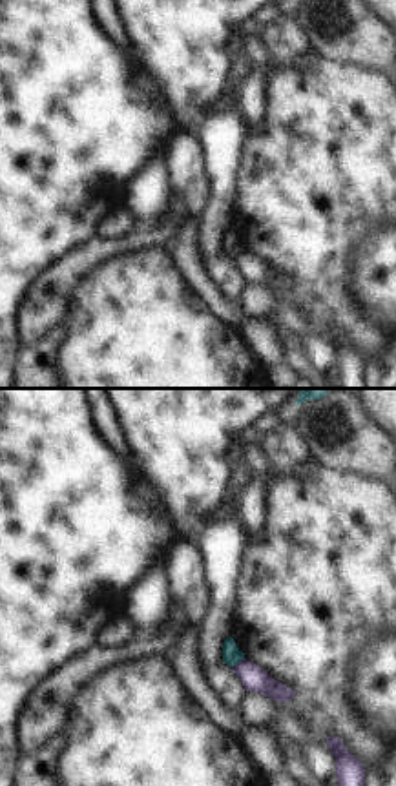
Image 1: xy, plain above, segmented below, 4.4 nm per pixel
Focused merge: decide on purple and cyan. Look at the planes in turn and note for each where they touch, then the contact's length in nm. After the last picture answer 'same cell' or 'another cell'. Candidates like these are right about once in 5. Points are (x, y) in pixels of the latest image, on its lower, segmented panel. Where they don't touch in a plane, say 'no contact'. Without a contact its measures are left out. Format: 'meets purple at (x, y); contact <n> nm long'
meets purple at (239, 662); contact 70 nm long

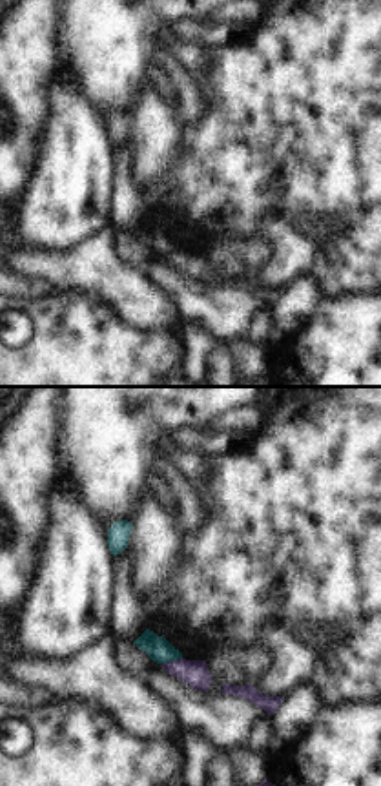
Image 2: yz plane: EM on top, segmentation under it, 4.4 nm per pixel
meets purple at (170, 662); contact 100 nm long

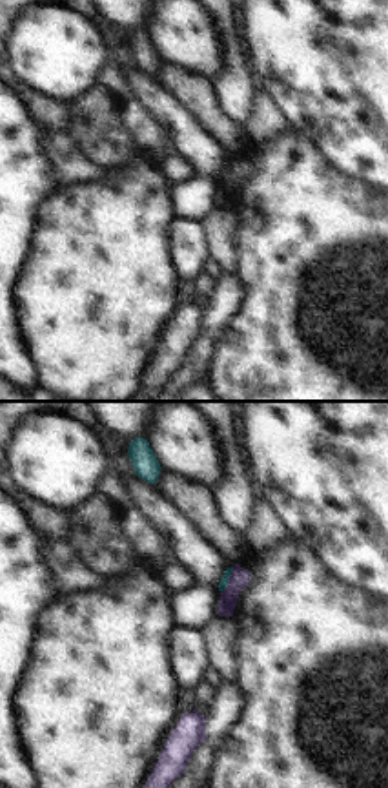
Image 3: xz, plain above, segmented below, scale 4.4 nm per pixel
meets purple at (230, 580); contact 130 nm long

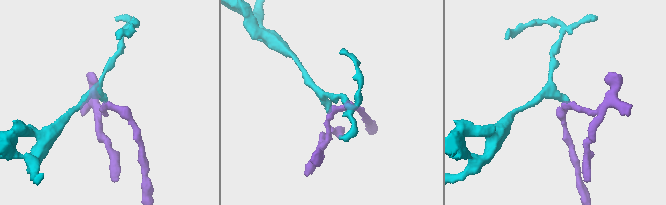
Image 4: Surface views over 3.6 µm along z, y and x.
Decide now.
another cell

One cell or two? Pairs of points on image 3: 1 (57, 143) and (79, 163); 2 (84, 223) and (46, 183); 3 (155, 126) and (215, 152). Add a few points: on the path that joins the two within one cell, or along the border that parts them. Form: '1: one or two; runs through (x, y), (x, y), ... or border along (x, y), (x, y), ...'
1: one; runs through (62, 148), (73, 159)
2: two; border along (64, 186), (44, 207), (37, 232)
3: two; border along (146, 106), (168, 128), (177, 152)

